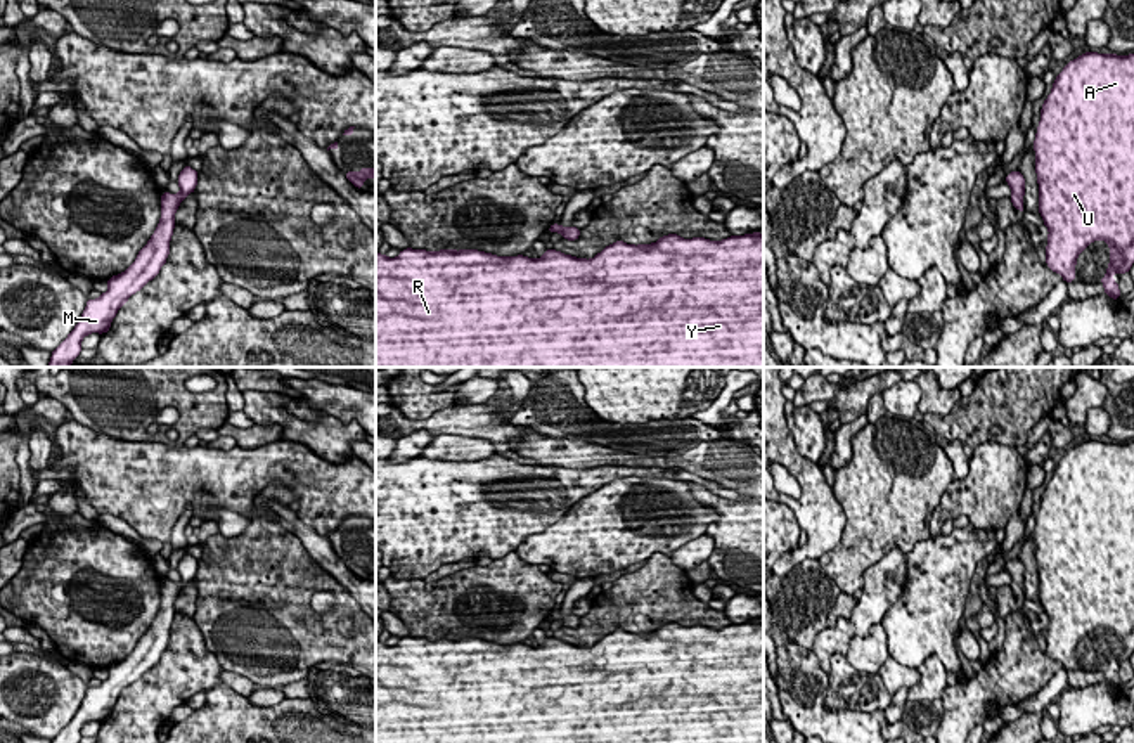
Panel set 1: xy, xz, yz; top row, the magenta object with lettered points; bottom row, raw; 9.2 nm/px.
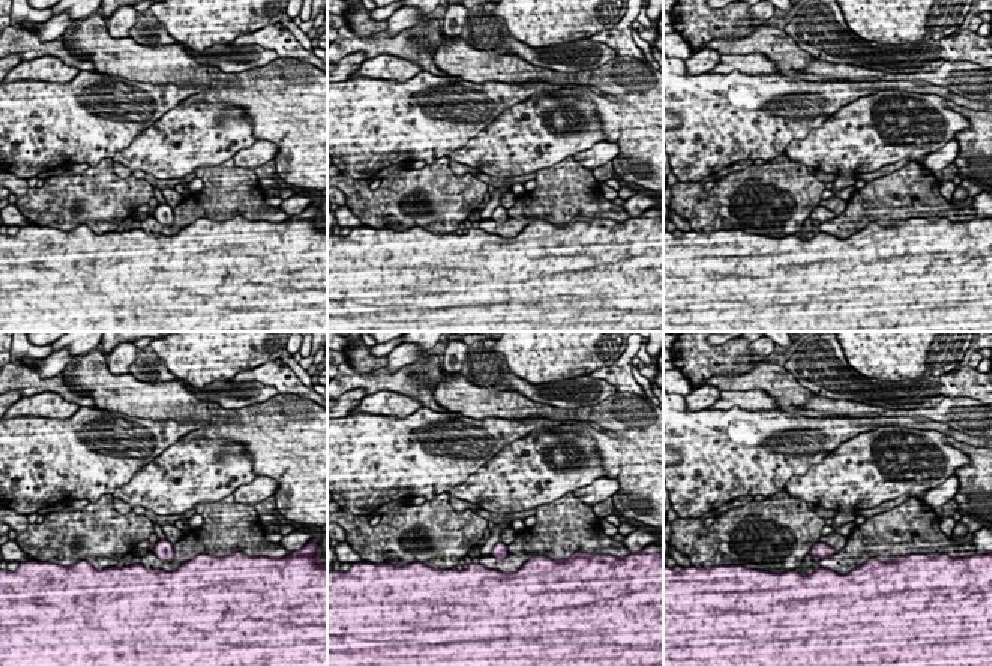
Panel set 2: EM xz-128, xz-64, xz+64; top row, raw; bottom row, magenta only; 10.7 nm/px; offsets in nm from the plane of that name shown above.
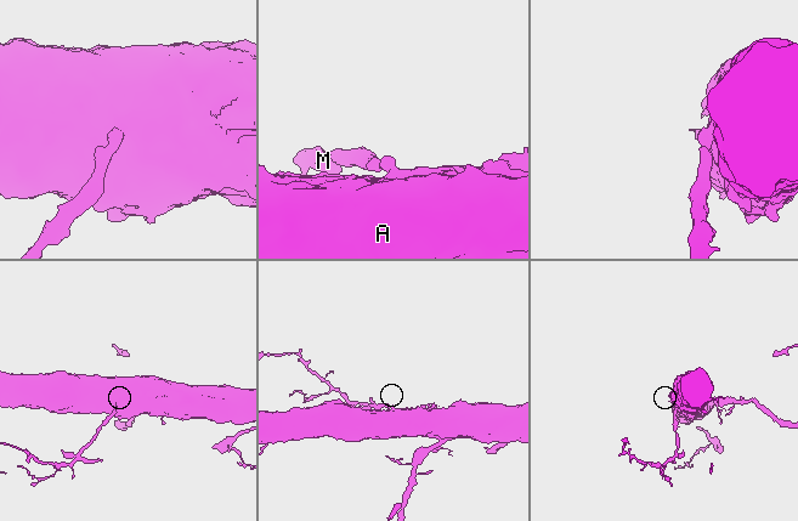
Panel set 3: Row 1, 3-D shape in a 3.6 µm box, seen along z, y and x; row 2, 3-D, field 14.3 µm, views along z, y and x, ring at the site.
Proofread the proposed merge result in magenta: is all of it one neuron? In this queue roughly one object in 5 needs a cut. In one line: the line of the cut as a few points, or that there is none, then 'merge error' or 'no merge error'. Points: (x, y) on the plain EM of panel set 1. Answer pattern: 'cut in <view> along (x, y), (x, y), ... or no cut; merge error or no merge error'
no cut; no merge error

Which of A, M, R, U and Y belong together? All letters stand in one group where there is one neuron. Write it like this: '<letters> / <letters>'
A M R U Y

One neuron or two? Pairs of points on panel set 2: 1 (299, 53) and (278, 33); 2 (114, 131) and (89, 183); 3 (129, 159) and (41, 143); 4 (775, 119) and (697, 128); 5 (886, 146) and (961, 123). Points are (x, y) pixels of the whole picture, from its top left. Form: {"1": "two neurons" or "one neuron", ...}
{"1": "one neuron", "2": "two neurons", "3": "two neurons", "4": "one neuron", "5": "one neuron"}

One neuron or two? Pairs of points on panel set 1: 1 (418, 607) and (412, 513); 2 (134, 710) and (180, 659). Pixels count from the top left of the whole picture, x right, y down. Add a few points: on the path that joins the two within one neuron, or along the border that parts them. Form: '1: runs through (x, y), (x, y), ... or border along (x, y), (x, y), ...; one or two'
1: border along (393, 577), (423, 581); two
2: runs through (148, 698), (173, 672); one

